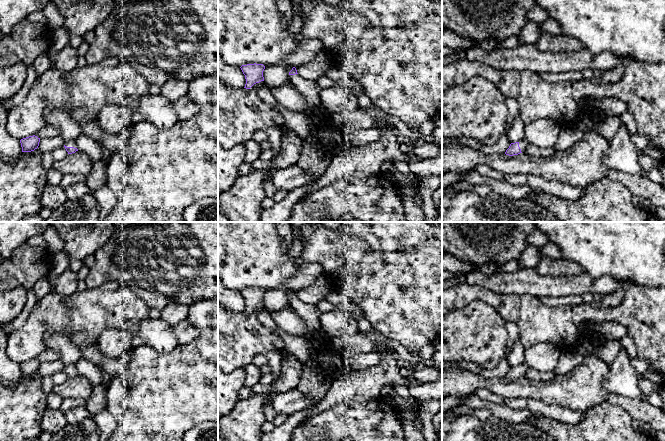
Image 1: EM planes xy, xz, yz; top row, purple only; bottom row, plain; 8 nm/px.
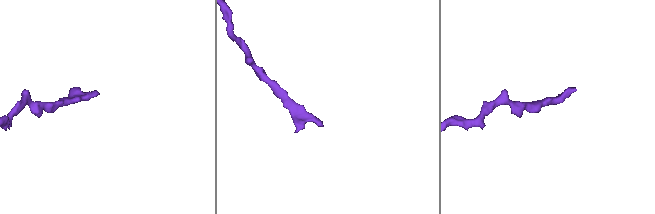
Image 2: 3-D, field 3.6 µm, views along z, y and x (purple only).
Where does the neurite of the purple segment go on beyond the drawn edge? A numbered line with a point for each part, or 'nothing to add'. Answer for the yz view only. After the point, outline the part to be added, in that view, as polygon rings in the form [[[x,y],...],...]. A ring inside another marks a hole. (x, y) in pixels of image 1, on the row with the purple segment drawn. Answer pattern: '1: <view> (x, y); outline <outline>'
1: yz (523, 144); outline [[[526,139],[519,141],[519,147],[521,149],[521,152],[524,152],[528,145],[529,142]]]

